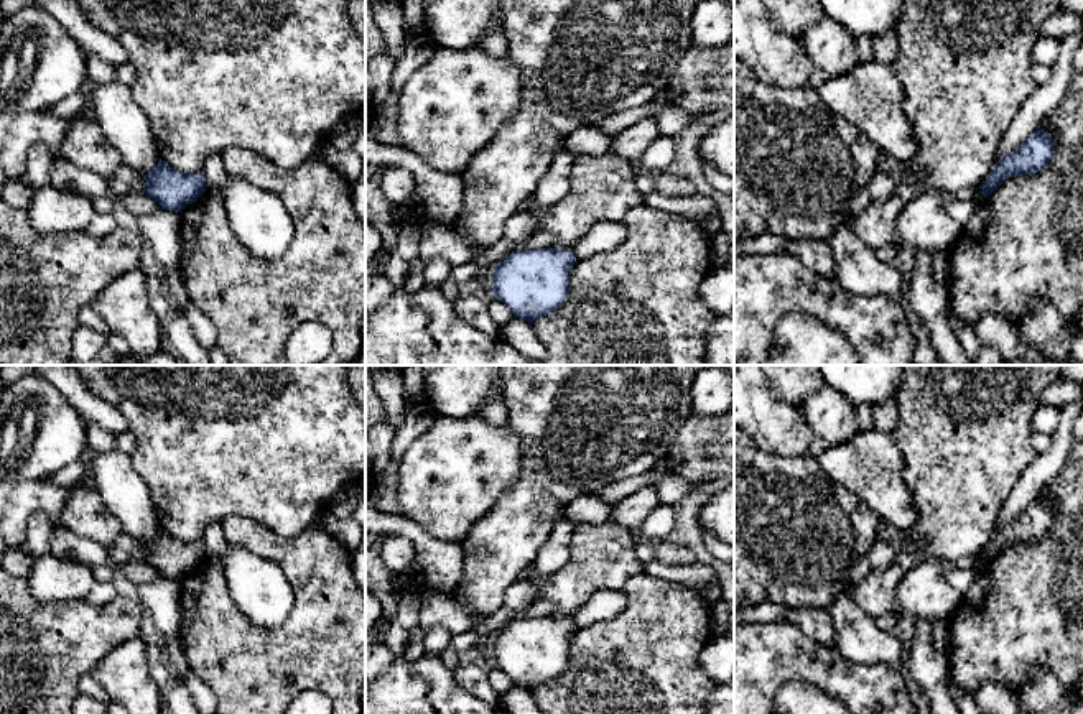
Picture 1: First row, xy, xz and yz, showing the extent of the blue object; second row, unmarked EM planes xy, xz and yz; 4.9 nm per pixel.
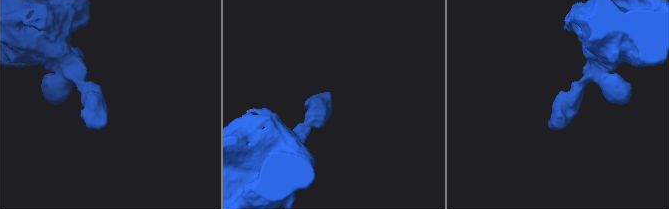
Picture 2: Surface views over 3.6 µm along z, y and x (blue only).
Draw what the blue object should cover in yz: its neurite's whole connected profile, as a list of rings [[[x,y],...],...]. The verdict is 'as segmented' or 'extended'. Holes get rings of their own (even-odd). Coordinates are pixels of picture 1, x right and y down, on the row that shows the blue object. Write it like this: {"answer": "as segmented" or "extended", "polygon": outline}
{"answer": "as segmented", "polygon": [[[1039,123],[1014,151],[999,160],[979,186],[983,197],[991,196],[1007,178],[1042,171],[1052,161],[1053,148],[1053,137]]]}

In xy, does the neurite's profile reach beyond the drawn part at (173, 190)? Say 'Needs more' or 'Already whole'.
Already whole

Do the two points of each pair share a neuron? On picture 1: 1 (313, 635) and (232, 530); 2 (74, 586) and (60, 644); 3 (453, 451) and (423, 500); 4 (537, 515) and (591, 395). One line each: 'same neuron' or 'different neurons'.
1: same neuron
2: different neurons
3: same neuron
4: same neuron

